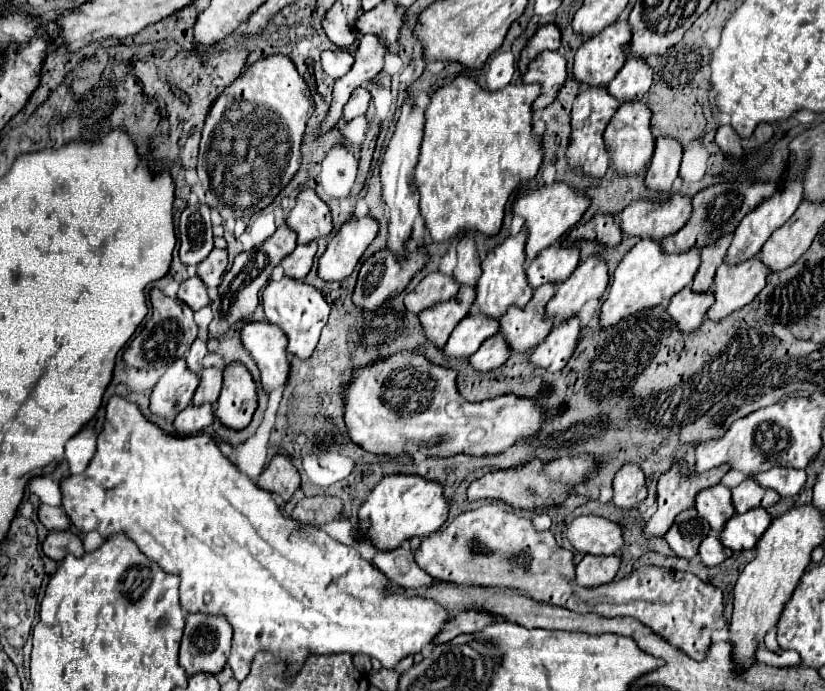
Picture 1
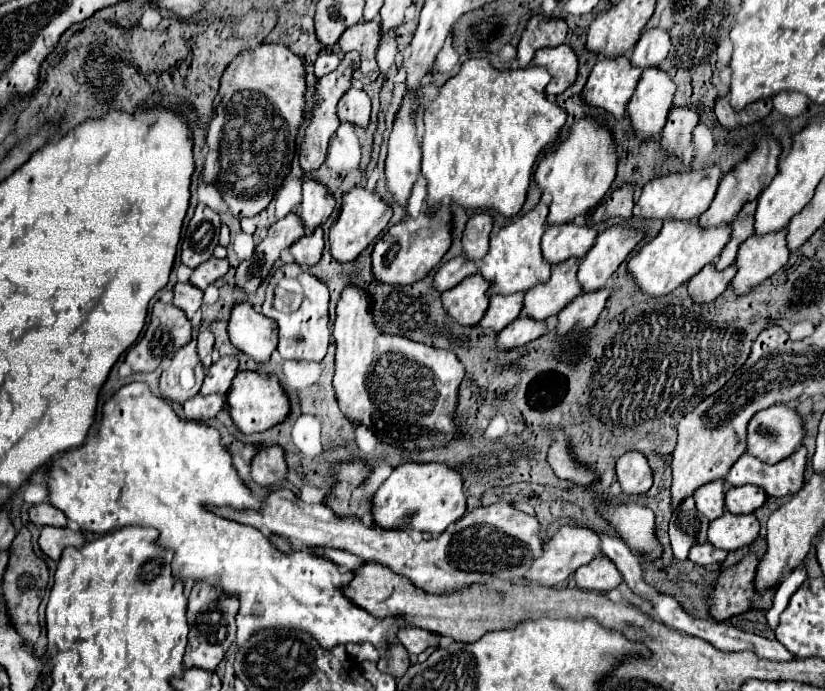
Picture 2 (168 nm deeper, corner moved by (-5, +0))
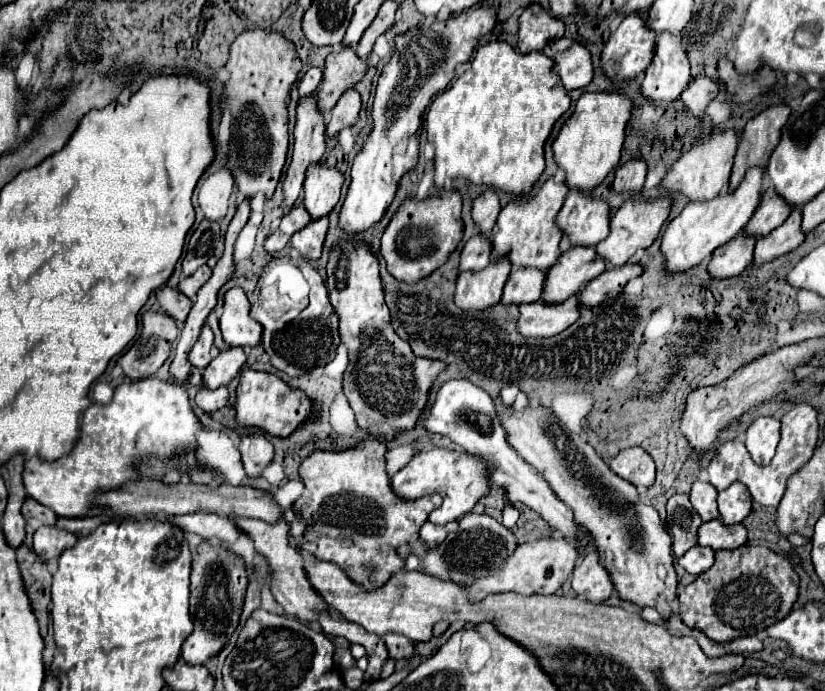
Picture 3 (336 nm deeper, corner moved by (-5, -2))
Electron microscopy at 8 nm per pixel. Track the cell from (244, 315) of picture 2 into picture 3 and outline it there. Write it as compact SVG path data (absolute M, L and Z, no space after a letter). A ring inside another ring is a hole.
M232 287L224 295L220 331L232 347L256 347L262 341L262 325L250 317L250 301L240 287Z

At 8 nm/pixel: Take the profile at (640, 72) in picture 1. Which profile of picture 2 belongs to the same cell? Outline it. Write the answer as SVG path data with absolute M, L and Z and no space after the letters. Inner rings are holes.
M662 27L644 29L638 43L632 49L632 65L646 69L646 67L660 67L664 57L670 49L670 33Z

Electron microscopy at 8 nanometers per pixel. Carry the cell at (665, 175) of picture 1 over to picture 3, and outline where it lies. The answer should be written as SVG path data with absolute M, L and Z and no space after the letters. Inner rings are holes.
M698 77L694 79L684 91L682 91L682 103L684 103L684 113L692 119L702 119L706 107L710 101L718 95L718 83L710 81L708 77Z

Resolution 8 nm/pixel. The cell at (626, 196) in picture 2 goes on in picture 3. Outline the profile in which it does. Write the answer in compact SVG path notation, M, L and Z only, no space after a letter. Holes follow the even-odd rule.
M632 159L616 169L616 179L612 191L616 193L640 193L646 179L646 163L642 159Z

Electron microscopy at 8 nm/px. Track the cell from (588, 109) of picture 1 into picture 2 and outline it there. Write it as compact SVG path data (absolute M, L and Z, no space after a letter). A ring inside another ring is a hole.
M600 57L584 87L584 101L620 119L626 113L626 103L638 85L640 73L628 57Z

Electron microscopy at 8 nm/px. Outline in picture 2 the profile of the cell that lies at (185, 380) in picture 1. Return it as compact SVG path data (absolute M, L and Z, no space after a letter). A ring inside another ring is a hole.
M192 325L190 343L174 355L172 363L168 365L168 369L164 369L160 377L160 393L170 401L184 403L188 397L194 397L202 387L204 371L196 353L196 333L198 329L196 325Z

